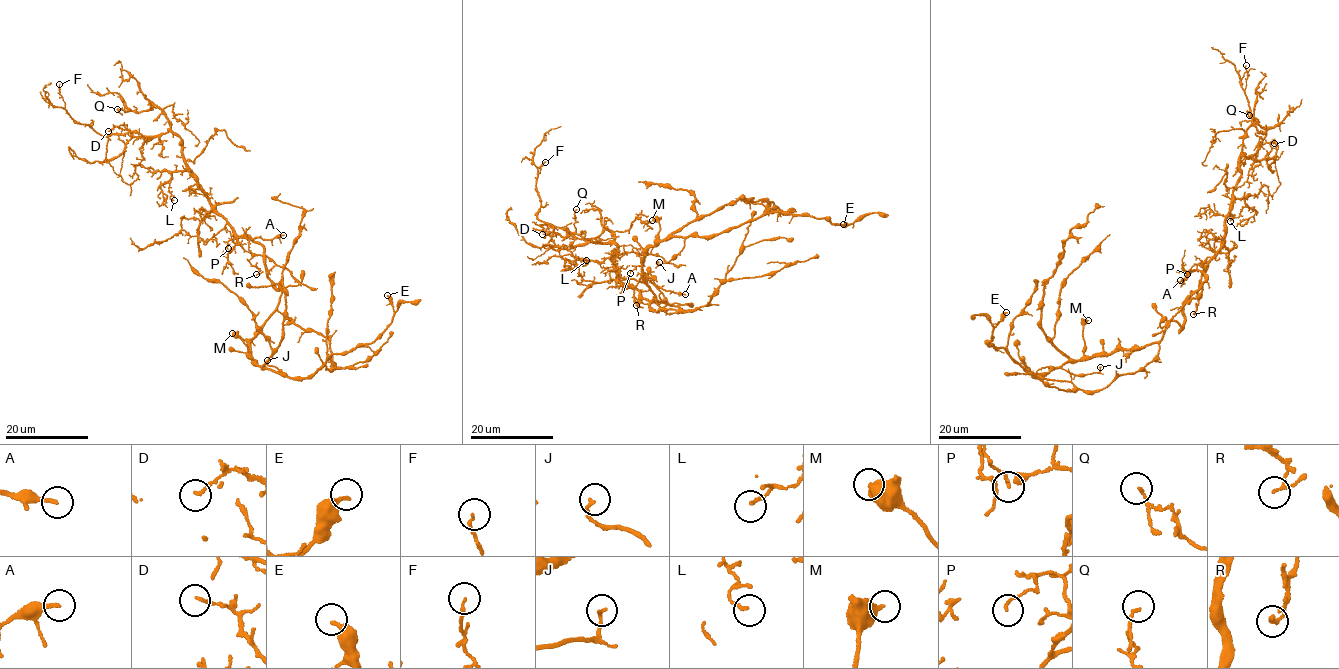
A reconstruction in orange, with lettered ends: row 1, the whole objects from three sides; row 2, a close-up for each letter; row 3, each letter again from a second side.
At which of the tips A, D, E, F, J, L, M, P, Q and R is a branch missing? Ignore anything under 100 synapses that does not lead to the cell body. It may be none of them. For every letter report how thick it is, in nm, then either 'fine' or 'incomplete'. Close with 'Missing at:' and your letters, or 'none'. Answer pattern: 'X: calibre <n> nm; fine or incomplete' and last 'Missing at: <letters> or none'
A: calibre 190 nm; fine
D: calibre 140 nm; fine
E: calibre 260 nm; fine
F: calibre 110 nm; fine
J: calibre 140 nm; fine
L: calibre 130 nm; fine
M: calibre 460 nm; fine
P: calibre 110 nm; fine
Q: calibre 120 nm; fine
R: calibre 110 nm; fine
Missing at: none

